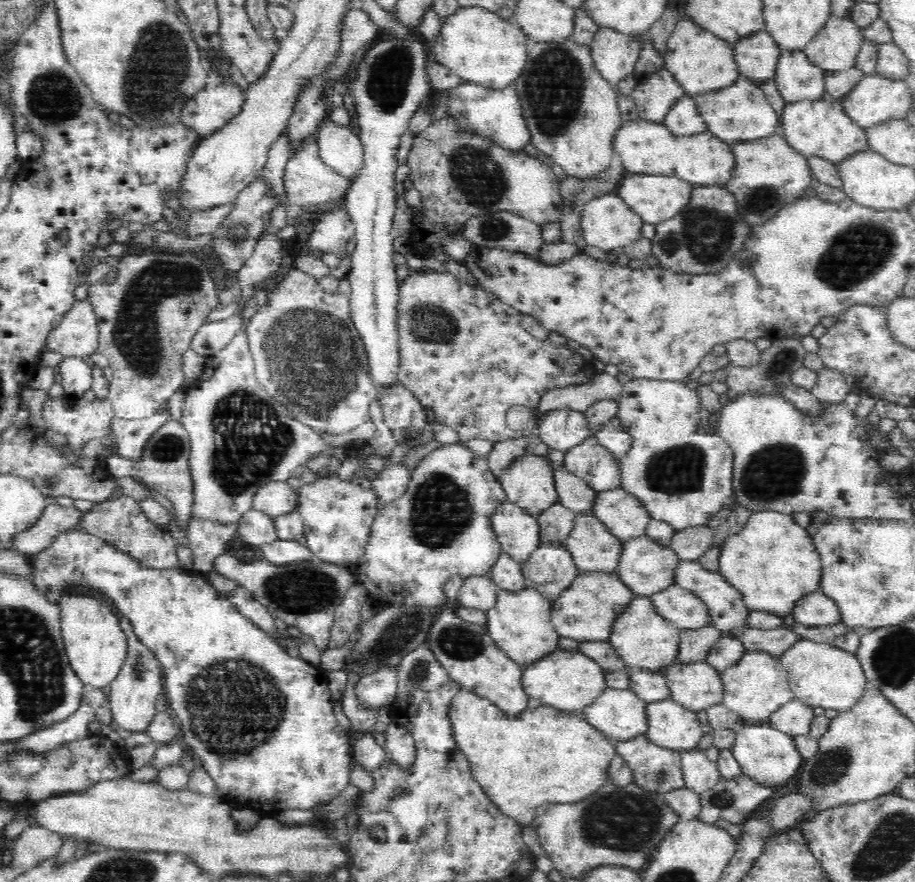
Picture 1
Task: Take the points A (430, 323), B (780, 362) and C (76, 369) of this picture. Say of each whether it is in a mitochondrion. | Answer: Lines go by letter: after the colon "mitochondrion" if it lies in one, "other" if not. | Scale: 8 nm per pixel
A: mitochondrion
B: mitochondrion
C: other

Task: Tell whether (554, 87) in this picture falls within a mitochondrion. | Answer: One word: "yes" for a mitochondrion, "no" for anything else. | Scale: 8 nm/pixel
yes

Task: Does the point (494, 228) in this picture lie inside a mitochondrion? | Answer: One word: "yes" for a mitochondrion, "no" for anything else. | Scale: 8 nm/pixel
yes

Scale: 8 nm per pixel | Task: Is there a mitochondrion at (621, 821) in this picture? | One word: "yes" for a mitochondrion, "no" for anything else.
yes

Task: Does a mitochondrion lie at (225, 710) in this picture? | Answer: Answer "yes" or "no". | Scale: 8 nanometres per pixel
yes

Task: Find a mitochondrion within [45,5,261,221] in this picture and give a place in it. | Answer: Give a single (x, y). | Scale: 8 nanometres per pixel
(150, 86)

